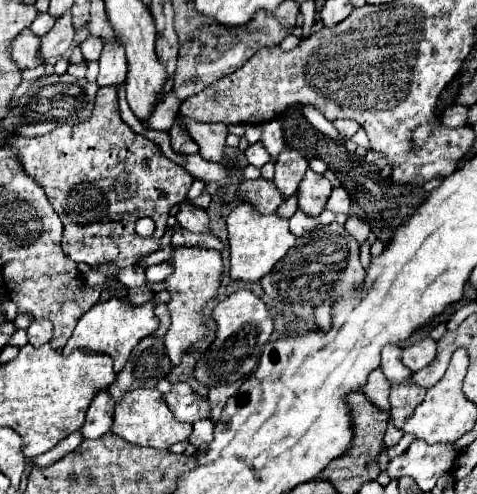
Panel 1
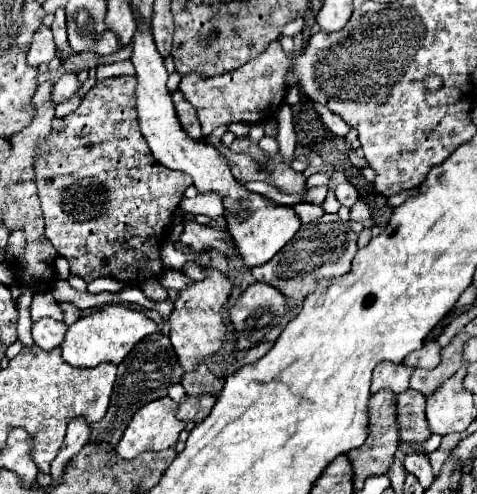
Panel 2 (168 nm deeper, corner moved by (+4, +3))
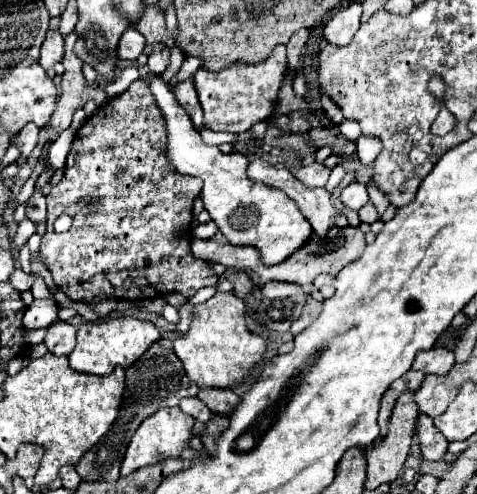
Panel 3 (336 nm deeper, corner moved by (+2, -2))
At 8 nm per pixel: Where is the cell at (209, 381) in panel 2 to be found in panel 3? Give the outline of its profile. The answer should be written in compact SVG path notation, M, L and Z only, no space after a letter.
M200 388L198 398L210 408L210 412L216 414L230 414L234 402L238 402L238 396L232 390L224 388Z

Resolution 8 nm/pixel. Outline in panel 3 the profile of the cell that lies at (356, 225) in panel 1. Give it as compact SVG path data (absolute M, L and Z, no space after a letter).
M372 202L364 204L360 210L358 210L358 216L360 216L360 222L366 222L366 224L372 224L378 220L378 214L376 214L376 208Z

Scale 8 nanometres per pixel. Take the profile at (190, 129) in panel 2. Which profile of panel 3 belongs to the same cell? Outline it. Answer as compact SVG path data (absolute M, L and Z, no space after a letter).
M188 78L182 84L174 86L174 96L184 106L184 110L188 112L194 128L200 132L202 130L202 108L200 108L200 102L198 102L198 96L196 96L192 78Z

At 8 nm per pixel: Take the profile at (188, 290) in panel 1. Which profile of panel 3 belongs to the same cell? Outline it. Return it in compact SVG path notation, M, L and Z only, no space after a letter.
M214 294L204 304L194 306L190 330L174 340L174 352L182 360L188 378L200 388L230 388L236 382L242 382L244 374L266 352L266 342L246 328L244 314L246 304L234 294Z

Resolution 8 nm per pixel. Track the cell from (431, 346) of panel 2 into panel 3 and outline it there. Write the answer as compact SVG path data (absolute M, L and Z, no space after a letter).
M434 346L430 350L424 350L416 356L412 368L420 370L424 374L446 374L454 366L454 354L448 348Z

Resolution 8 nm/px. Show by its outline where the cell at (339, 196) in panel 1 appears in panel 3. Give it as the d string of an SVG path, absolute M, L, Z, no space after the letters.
M352 182L352 184L348 184L348 186L342 190L340 198L342 198L344 206L348 206L348 208L352 208L352 210L358 212L358 210L368 202L368 192L366 192L366 186L364 186L364 184Z

